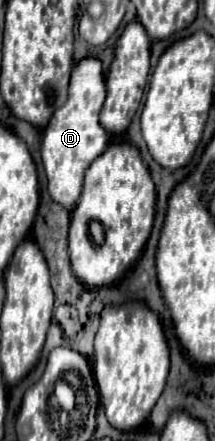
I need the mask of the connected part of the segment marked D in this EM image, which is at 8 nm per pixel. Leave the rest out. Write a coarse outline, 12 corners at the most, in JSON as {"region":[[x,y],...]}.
{"region":[[101,61],[75,63],[67,103],[43,129],[41,159],[55,203],[73,209],[101,127]]}

